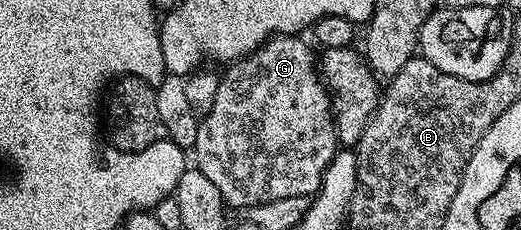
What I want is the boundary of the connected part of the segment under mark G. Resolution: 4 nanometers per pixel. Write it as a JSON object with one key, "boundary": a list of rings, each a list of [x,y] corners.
{"boundary":[[[279,34],[271,37],[258,50],[251,51],[247,57],[239,58],[236,62],[226,65],[224,67],[225,74],[223,70],[220,75],[221,83],[219,84],[219,92],[215,92],[215,104],[211,104],[209,113],[199,121],[199,132],[192,153],[197,154],[196,169],[201,170],[203,176],[207,176],[207,180],[211,180],[211,184],[215,184],[215,188],[219,188],[226,207],[233,209],[234,206],[235,209],[245,212],[248,211],[250,206],[267,204],[271,200],[283,200],[287,196],[316,195],[321,188],[325,169],[329,167],[331,160],[337,155],[339,143],[335,132],[335,124],[333,123],[331,95],[319,73],[319,66],[315,61],[314,47],[312,45],[309,47],[303,39],[304,37],[292,34]]]}

